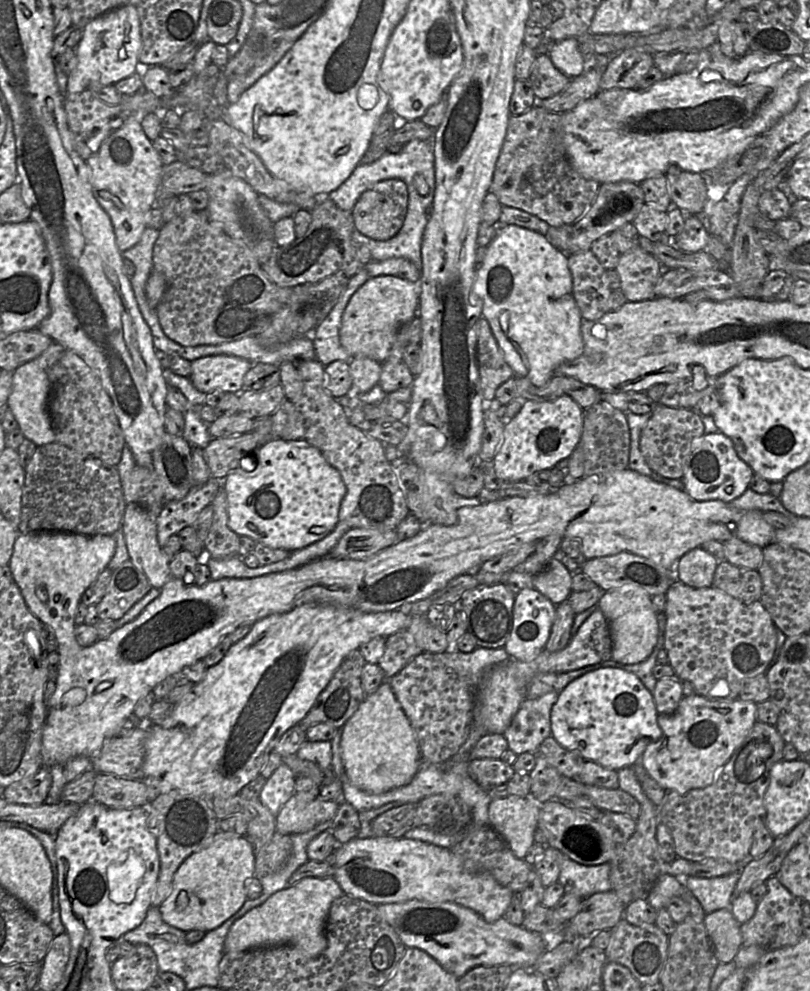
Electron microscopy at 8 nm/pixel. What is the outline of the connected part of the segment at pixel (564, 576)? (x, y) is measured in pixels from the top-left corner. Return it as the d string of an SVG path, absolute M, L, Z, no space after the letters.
M551 558L546 567L533 575L533 587L558 605L571 594L572 573L557 559Z

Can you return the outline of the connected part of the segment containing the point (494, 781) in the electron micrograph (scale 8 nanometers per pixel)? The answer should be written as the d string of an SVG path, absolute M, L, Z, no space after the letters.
M477 758L469 761L469 774L481 787L490 789L499 784L506 784L515 770L501 758Z

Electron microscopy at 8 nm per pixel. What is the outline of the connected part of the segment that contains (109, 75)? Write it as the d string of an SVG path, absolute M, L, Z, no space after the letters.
M121 6L95 18L85 26L83 37L75 48L78 62L69 75L67 94L81 93L91 84L112 86L134 75L142 46L141 24L135 6Z

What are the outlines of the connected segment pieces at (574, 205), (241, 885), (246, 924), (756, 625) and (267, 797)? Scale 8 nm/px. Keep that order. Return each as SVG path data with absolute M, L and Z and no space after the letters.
M536 104L525 113L512 116L509 119L506 136L501 148L499 158L496 163L493 181L490 186L490 192L494 193L503 206L508 206L523 210L529 214L535 215L543 221L547 222L550 227L561 227L564 225L572 225L581 217L583 217L592 207L597 199L601 184L595 180L588 180L582 177L574 170L567 159L565 147L563 145L562 116L564 113L553 113L545 110L540 104Z
M218 831L201 850L187 857L176 871L172 891L159 906L162 919L184 932L219 927L247 900L247 883L254 877L255 854L246 836Z
M307 877L287 886L233 923L224 941L224 953L293 945L309 957L318 957L327 947L325 928L330 907L342 895L334 877Z
M678 580L669 586L665 595L664 649L669 665L678 679L692 683L697 695L736 700L745 680L766 673L774 656L777 636L772 618L759 600L744 604L717 588L692 588Z
M281 764L266 780L259 799L275 817L295 794L295 782L296 777L286 764Z

